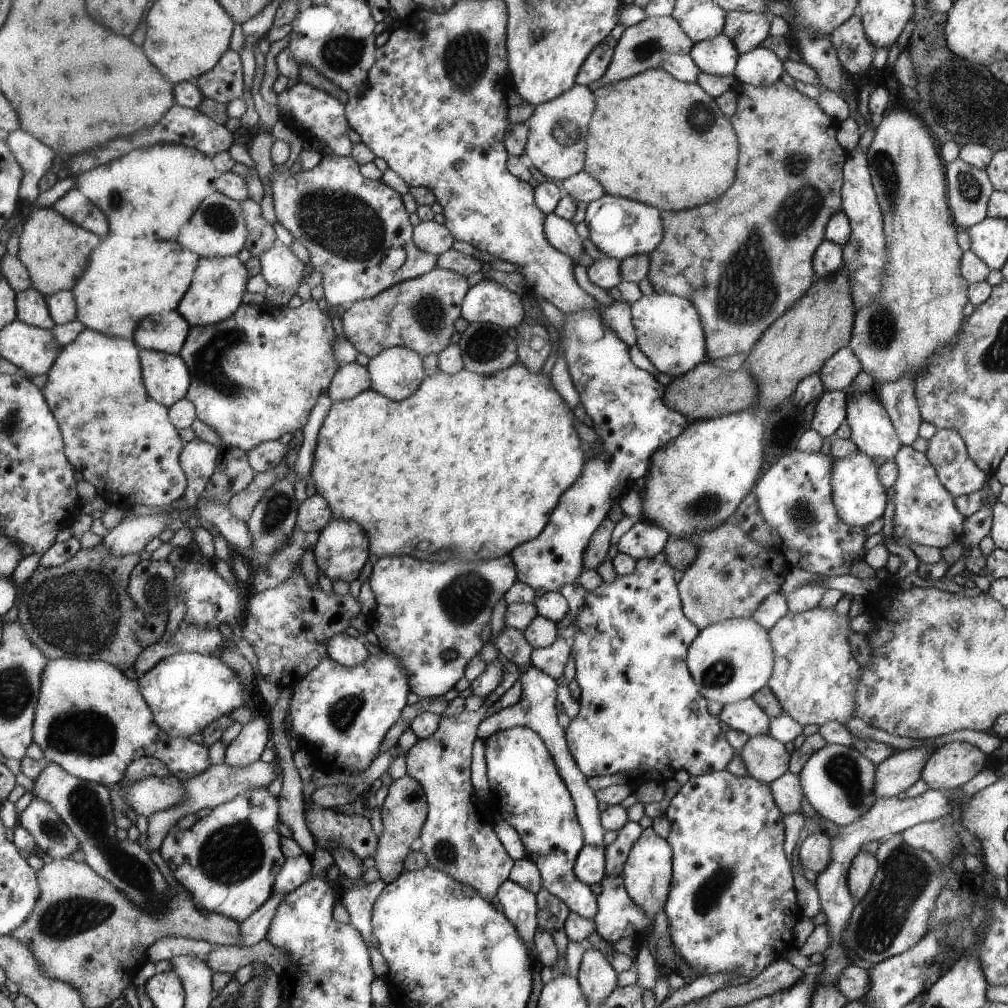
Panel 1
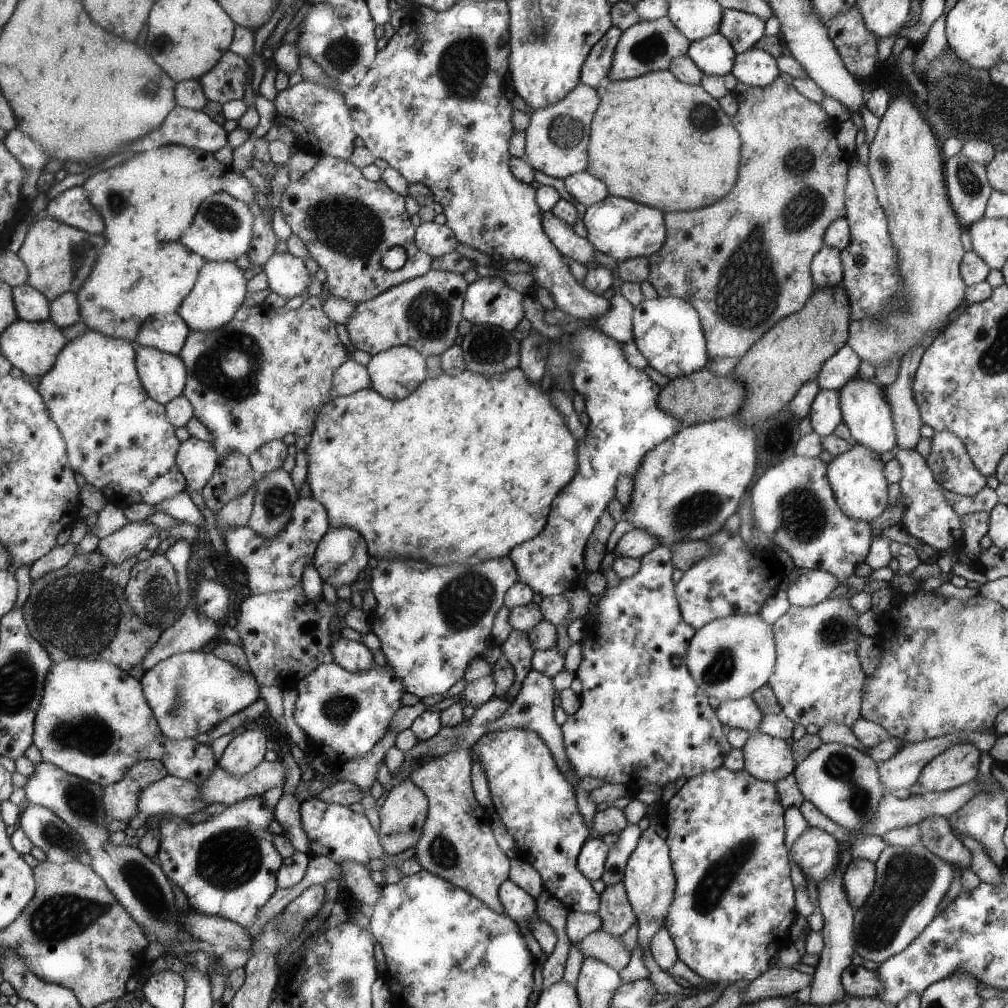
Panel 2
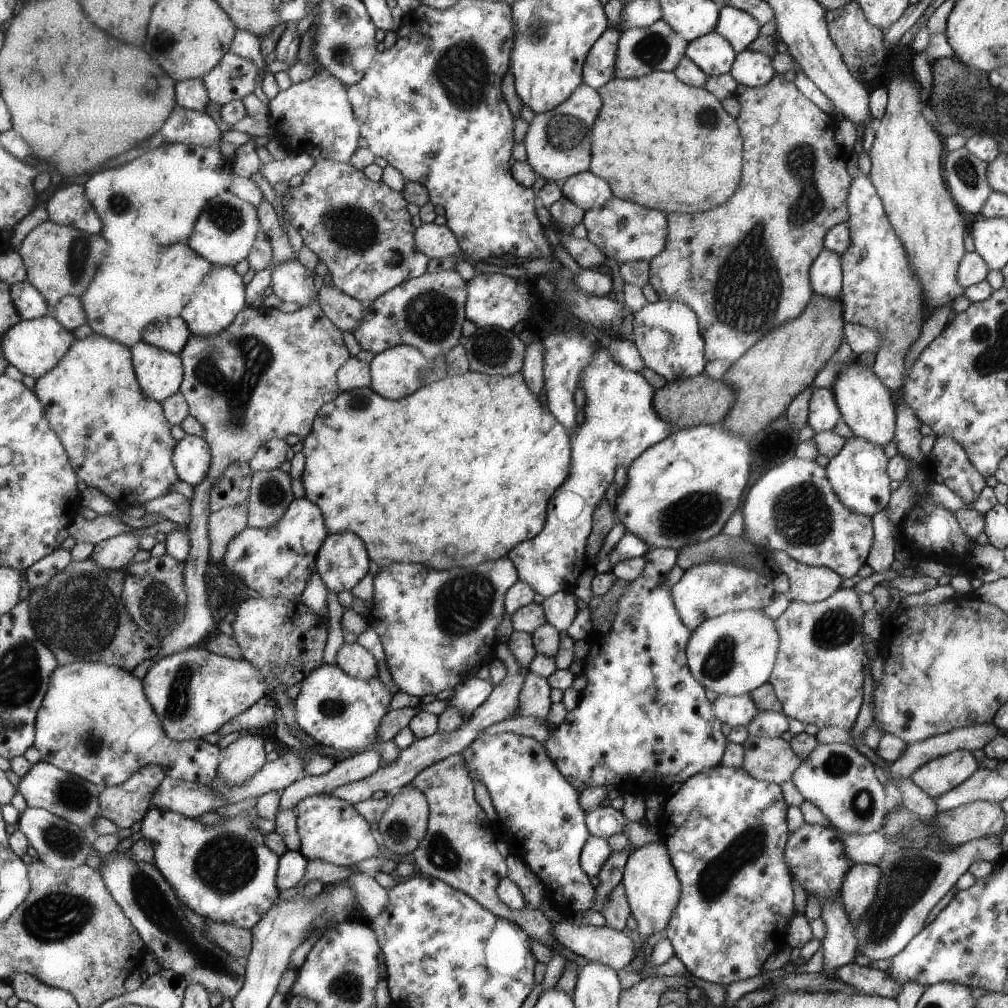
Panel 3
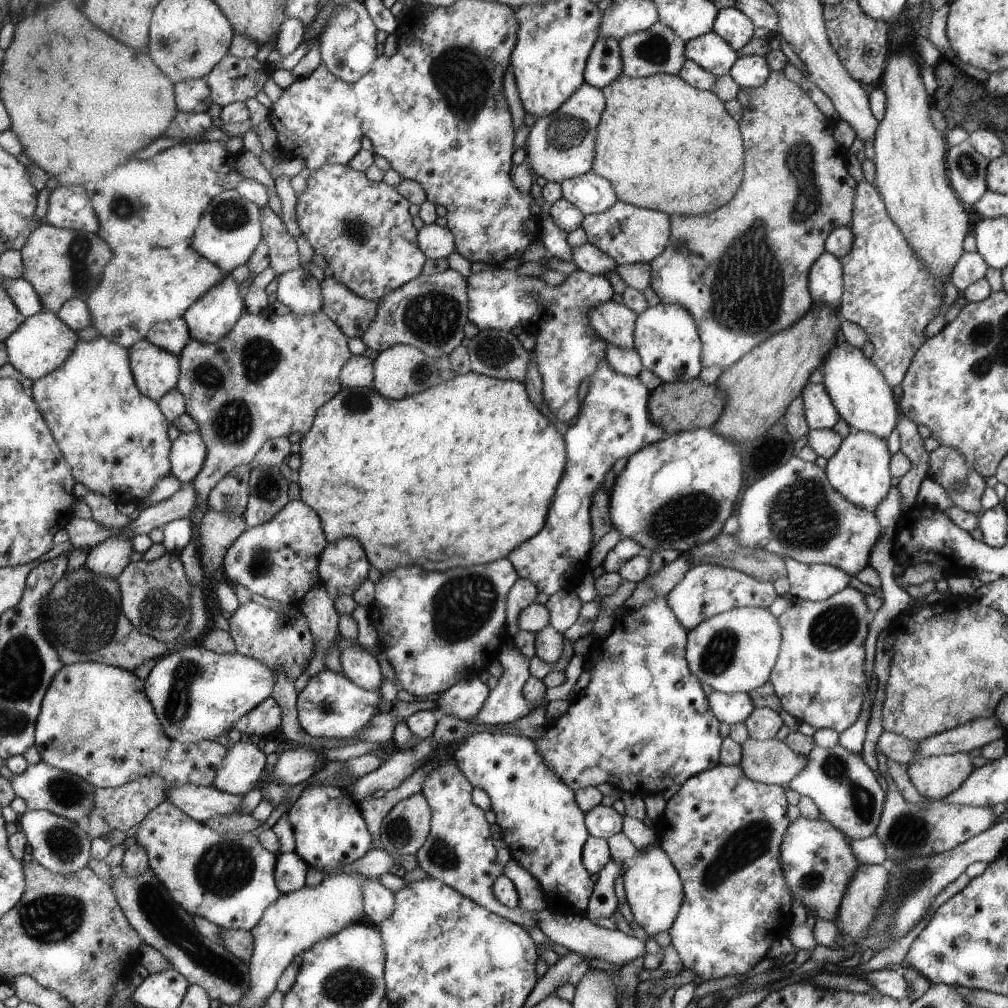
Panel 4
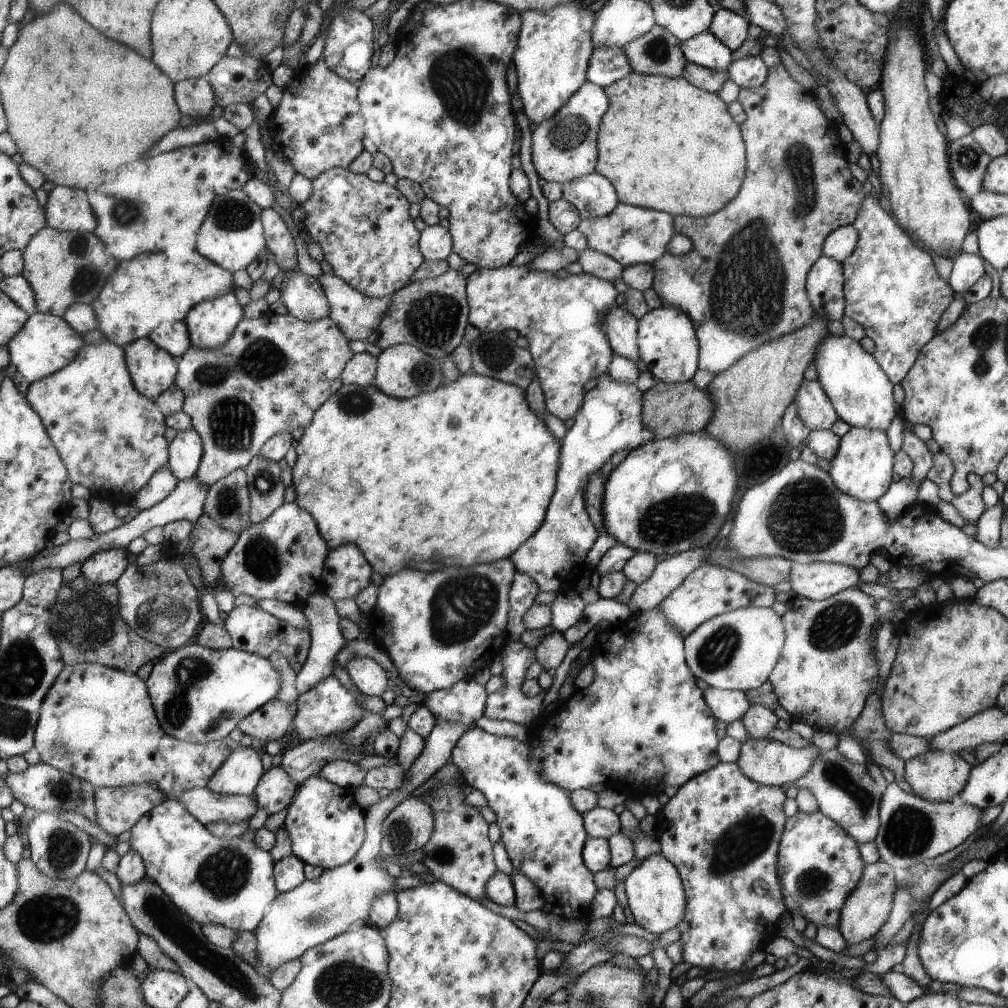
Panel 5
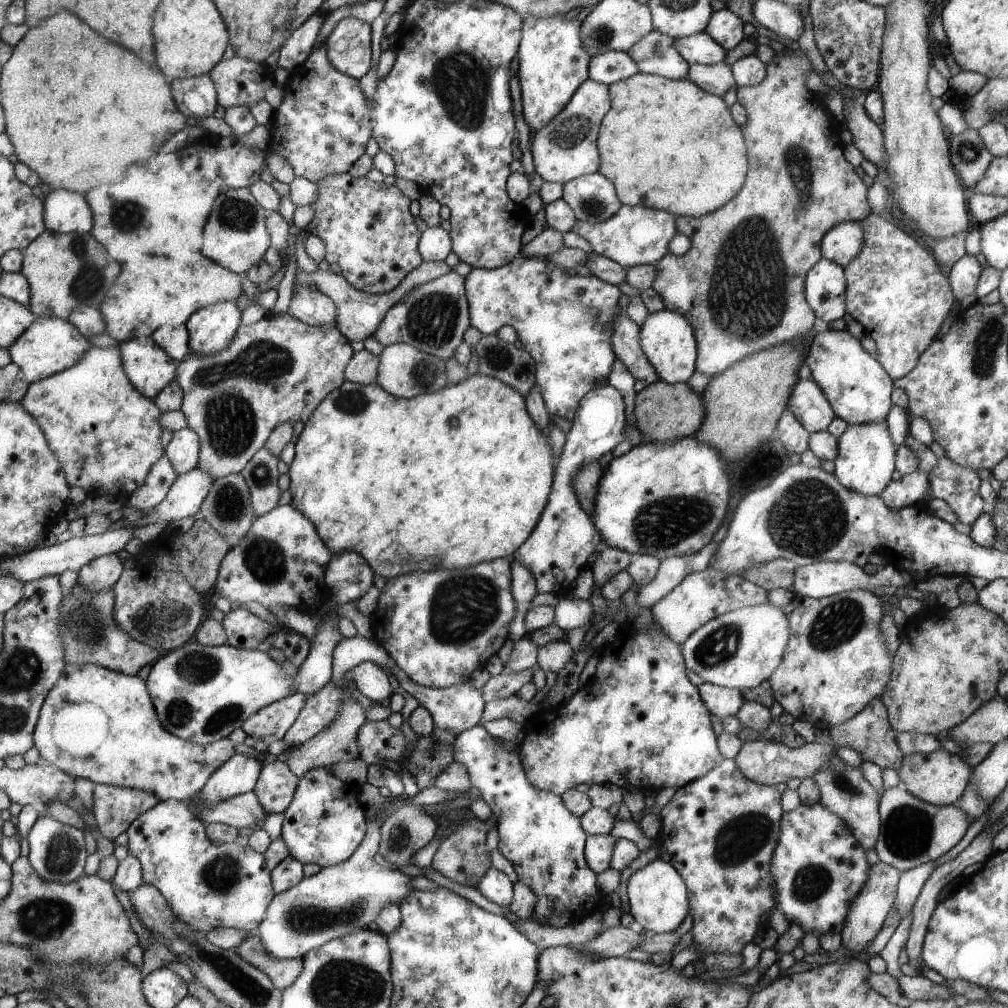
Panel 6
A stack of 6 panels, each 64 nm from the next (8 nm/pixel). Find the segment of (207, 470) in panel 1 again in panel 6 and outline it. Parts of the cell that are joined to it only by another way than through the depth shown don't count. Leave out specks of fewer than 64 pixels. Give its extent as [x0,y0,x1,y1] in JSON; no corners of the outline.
[165,427,200,475]

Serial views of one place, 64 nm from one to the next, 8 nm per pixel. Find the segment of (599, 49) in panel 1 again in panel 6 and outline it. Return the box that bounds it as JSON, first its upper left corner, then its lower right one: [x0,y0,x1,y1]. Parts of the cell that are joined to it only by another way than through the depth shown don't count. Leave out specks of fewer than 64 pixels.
[590,51,638,85]

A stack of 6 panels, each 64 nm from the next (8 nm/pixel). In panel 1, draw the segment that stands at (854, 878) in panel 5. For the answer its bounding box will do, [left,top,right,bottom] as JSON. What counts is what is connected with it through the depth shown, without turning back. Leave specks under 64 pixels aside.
[799,832,829,875]

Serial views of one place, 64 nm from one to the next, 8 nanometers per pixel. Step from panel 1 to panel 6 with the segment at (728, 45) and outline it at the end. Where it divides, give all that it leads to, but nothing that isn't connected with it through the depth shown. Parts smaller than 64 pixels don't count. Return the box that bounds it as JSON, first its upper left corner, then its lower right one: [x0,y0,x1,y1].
[673,32,725,65]

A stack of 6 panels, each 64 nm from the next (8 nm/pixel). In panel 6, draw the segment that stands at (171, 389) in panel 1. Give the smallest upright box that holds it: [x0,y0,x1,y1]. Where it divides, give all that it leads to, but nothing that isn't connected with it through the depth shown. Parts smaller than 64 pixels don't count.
[119,336,177,400]

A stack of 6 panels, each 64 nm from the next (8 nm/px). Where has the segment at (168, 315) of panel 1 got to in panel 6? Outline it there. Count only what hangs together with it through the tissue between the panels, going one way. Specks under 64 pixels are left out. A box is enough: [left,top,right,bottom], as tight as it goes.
[150,324,190,364]

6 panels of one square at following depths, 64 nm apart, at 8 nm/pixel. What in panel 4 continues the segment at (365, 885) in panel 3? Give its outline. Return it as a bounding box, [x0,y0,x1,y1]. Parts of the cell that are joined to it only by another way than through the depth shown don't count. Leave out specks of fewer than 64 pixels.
[363,882,394,926]

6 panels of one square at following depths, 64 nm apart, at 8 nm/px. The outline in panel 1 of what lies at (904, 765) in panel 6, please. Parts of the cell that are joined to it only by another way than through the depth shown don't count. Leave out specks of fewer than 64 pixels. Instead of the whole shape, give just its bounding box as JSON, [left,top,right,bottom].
[920,742,986,790]

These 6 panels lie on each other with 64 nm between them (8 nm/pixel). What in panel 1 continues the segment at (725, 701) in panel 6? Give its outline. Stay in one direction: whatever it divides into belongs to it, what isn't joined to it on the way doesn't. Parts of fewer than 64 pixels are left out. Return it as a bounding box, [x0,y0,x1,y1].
[719,697,770,737]

